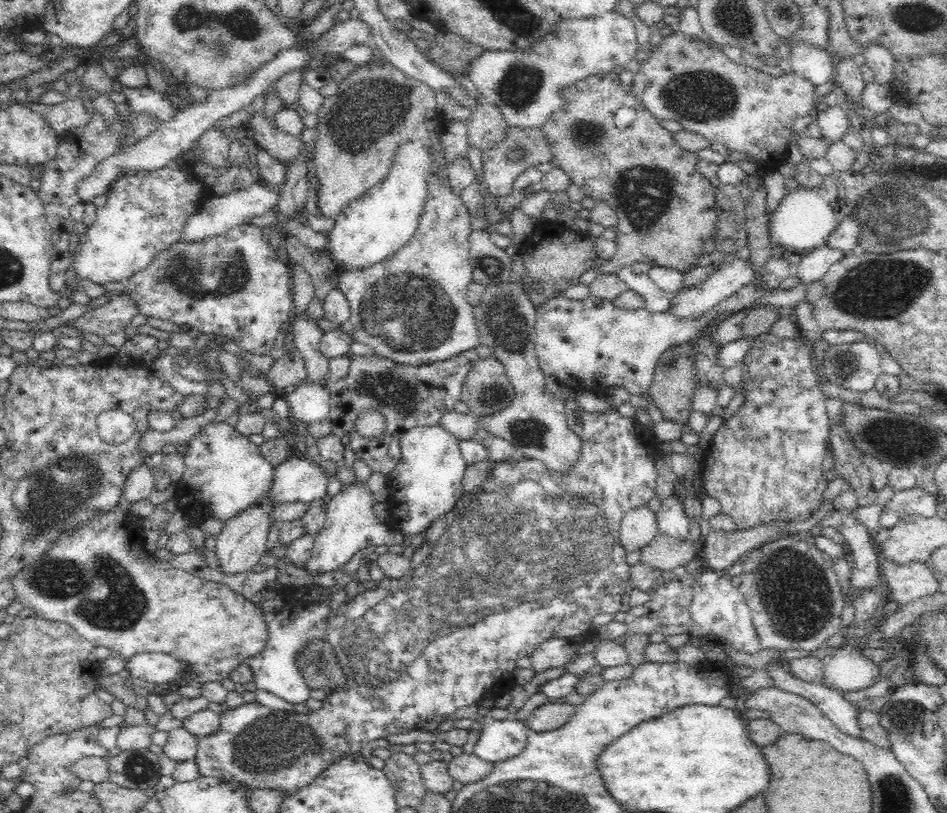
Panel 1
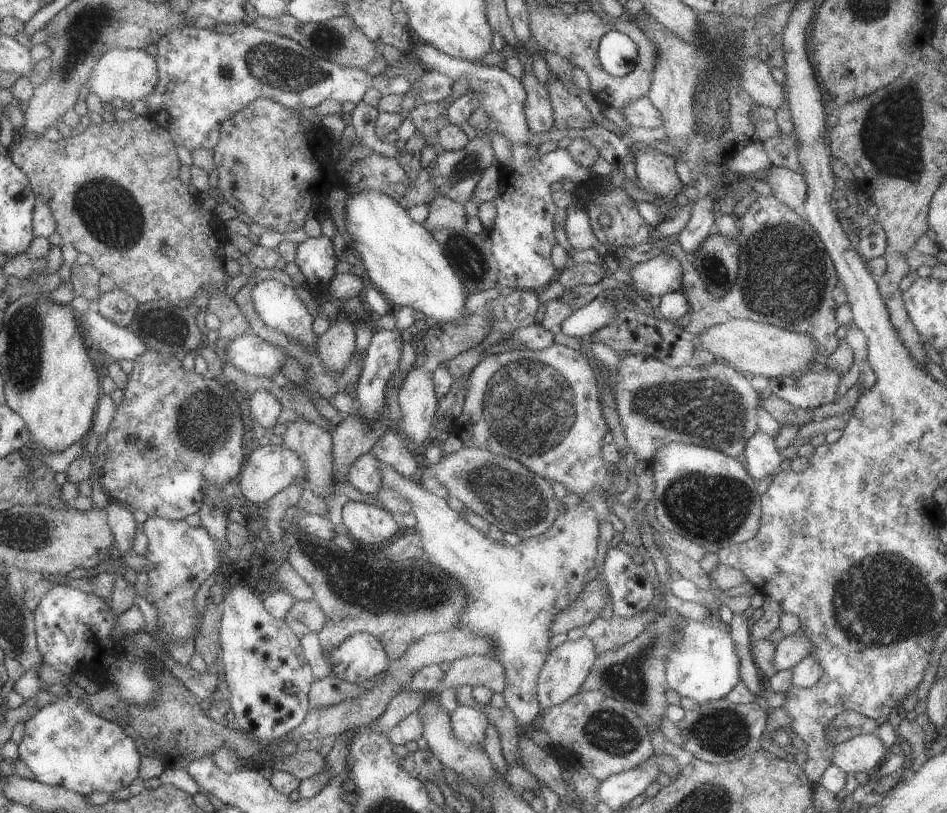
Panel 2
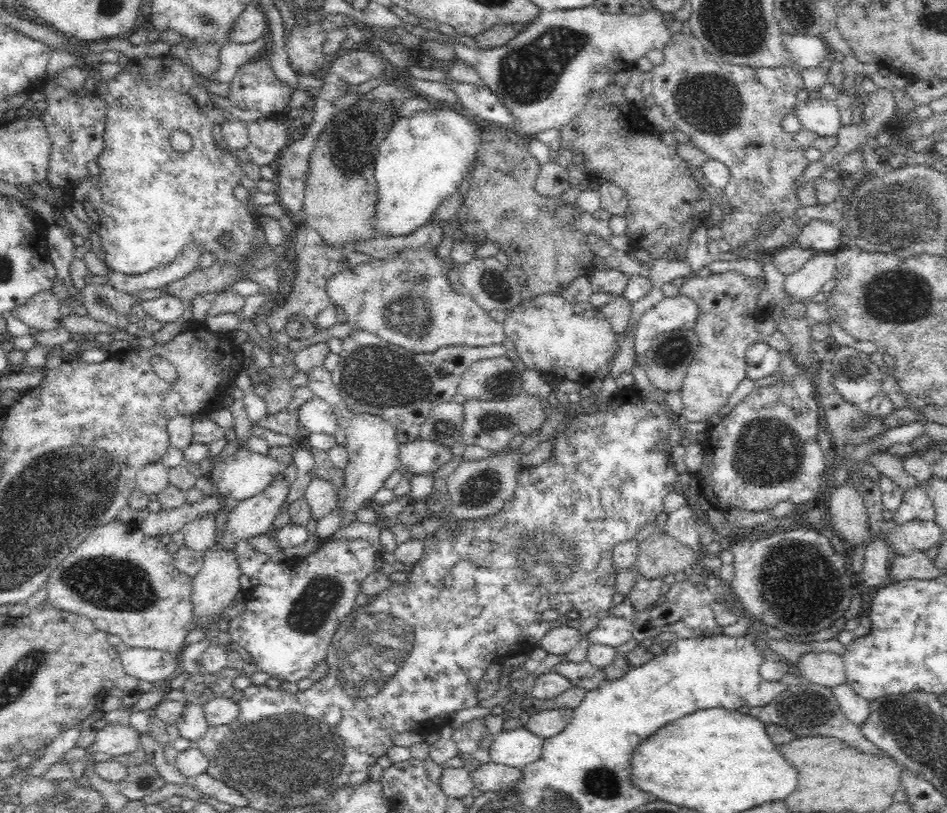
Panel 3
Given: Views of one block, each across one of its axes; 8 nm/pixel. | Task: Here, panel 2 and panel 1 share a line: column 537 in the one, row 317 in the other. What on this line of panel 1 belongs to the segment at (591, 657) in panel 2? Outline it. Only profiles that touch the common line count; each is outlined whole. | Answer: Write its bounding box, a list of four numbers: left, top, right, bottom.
[667,258,754,321]

